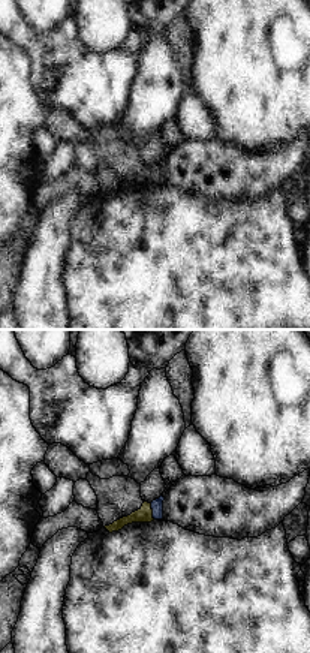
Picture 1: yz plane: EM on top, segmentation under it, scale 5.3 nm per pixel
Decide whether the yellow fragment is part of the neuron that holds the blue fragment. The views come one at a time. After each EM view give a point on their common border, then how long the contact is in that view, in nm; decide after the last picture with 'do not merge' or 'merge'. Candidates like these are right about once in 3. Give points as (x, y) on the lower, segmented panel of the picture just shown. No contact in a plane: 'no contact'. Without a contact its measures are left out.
meets blue at (153, 511); contact 90 nm long

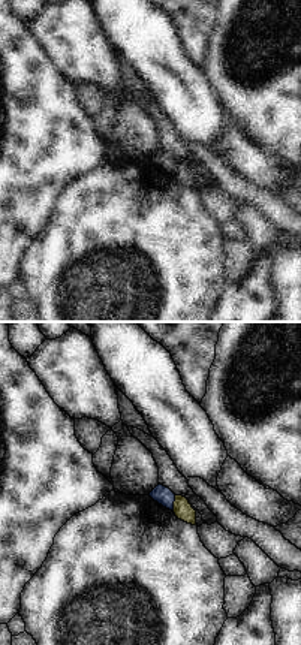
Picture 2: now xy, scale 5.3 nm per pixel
meets blue at (172, 503); contact 80 nm long

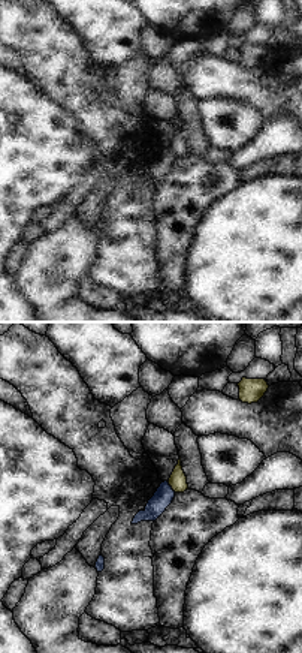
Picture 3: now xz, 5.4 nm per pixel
meets blue at (171, 487); contact 80 nm long

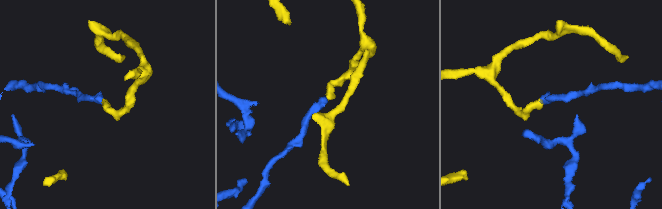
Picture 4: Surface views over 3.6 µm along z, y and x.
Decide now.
do not merge

